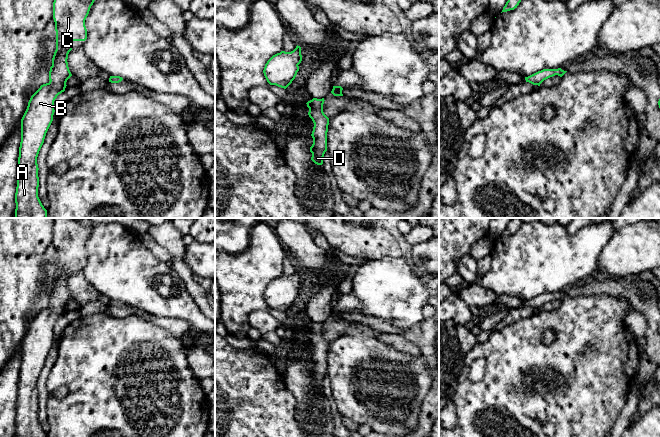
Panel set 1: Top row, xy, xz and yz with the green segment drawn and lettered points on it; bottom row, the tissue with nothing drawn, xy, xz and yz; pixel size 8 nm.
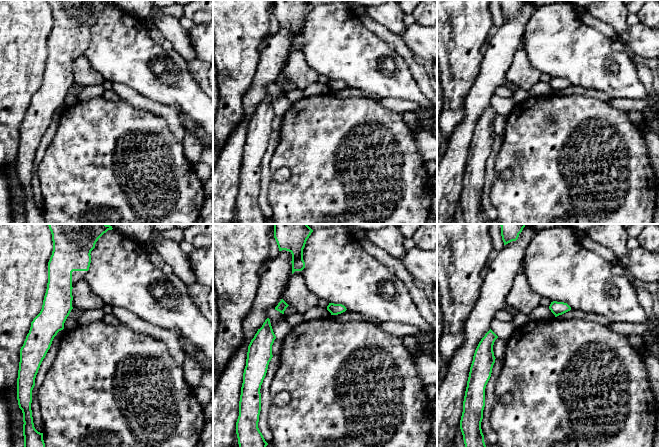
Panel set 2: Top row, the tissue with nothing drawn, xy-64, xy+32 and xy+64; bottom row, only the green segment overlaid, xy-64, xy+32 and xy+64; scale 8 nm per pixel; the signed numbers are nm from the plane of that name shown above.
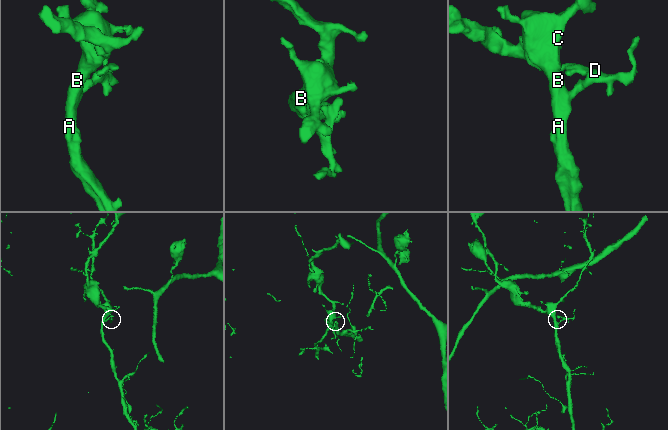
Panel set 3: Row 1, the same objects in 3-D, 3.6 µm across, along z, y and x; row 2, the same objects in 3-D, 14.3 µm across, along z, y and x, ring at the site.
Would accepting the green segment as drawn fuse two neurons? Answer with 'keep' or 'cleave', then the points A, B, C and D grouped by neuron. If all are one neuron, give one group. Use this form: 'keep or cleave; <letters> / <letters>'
keep; A B C D

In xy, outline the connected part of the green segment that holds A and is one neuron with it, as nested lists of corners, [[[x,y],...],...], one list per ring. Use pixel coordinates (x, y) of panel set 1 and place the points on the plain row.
[[[53,218],[53,243],[56,255],[56,274],[49,295],[49,306],[31,320],[21,343],[21,366],[17,391],[17,411],[15,417],[15,437],[47,437],[38,421],[39,401],[37,381],[44,367],[46,357],[53,345],[54,325],[65,315],[66,306],[72,300],[68,291],[68,278],[73,265],[85,265],[87,253],[85,244],[95,223],[90,218]]]

